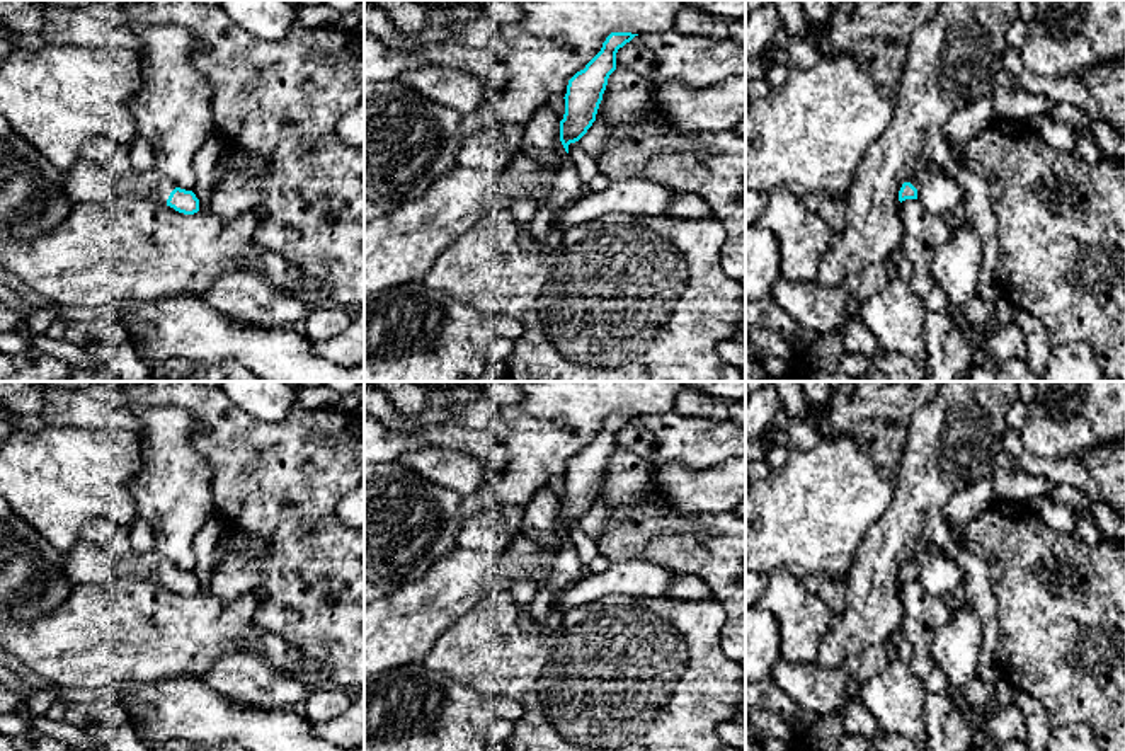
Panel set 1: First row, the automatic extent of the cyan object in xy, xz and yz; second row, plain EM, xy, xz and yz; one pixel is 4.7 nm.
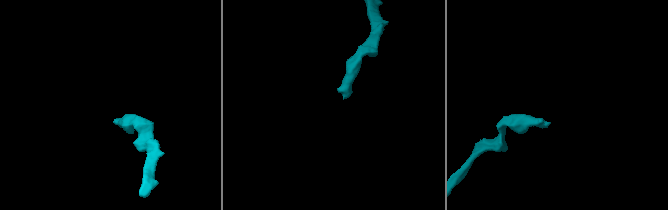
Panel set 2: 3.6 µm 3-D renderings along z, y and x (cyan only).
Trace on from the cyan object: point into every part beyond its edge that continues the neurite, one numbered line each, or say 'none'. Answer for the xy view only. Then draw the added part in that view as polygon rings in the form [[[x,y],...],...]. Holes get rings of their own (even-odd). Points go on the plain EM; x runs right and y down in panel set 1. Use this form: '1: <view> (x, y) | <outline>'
1: xy (84, 564) | [[[80,538],[70,552],[63,553],[61,564],[66,577],[75,584],[99,584],[119,577],[133,577],[167,586],[170,574],[177,569],[174,562],[157,550],[150,553],[124,550],[117,559],[111,559]]]

